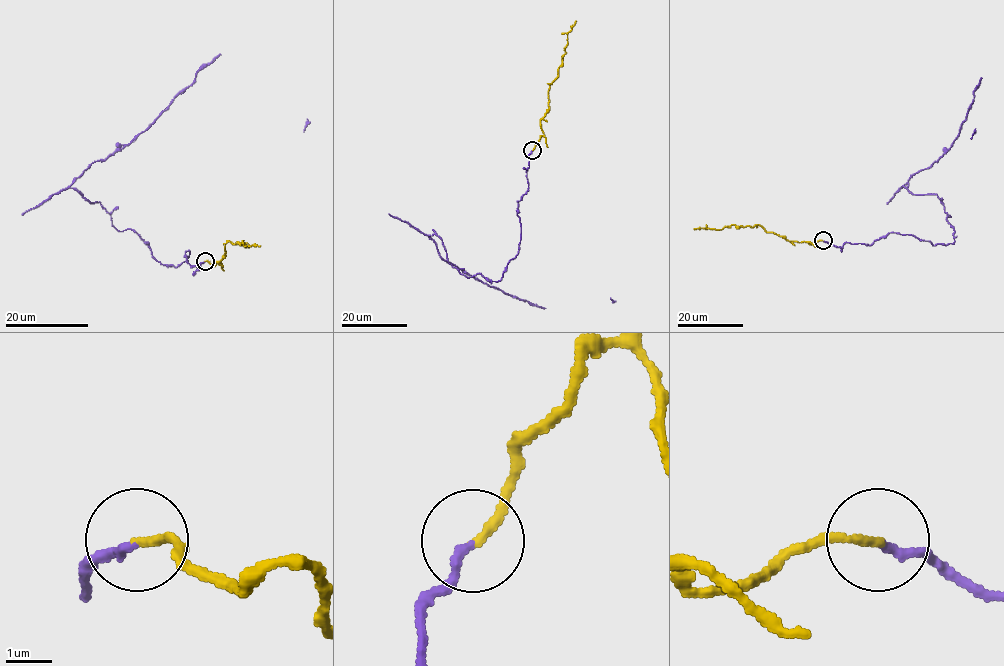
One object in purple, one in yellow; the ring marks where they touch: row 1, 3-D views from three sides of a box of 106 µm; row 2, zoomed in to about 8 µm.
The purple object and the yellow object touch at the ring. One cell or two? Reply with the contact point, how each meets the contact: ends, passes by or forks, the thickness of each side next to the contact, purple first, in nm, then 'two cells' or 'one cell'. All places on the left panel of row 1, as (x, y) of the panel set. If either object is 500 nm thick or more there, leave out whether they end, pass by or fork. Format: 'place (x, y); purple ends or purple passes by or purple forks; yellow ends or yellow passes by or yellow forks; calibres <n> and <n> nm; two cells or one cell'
place (205, 261); purple ends; yellow ends; calibres 190 and 180 nm; two cells

